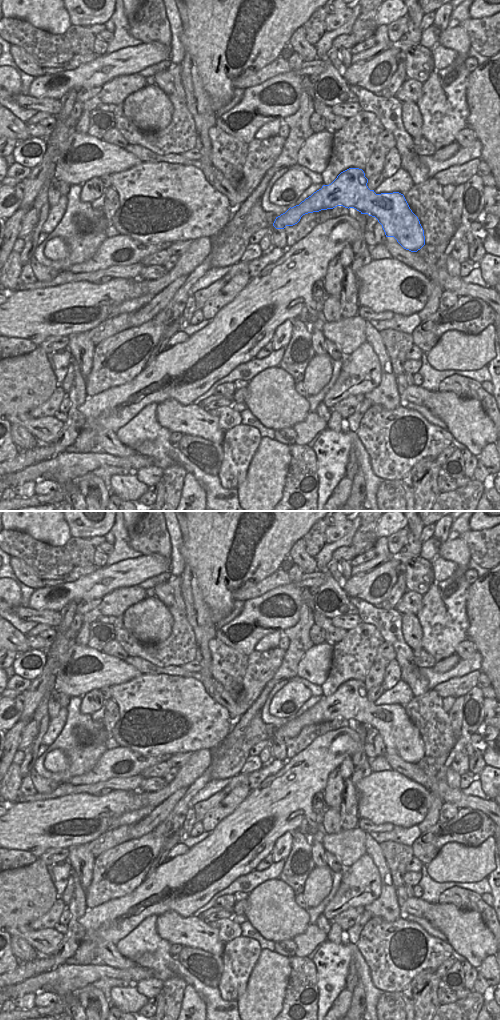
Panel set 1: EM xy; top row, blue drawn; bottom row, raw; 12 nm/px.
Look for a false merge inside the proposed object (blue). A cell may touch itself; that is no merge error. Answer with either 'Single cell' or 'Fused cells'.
Single cell.

